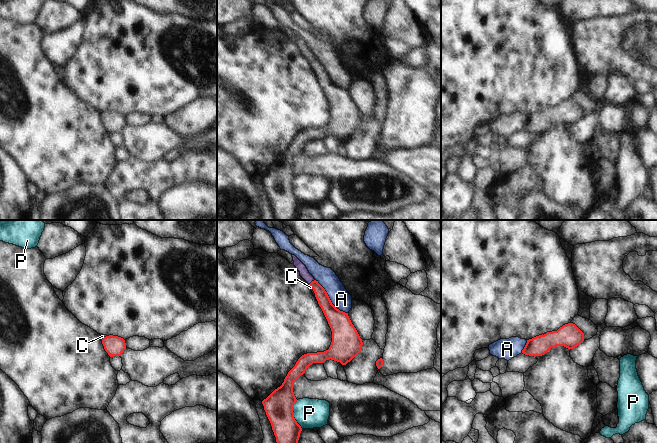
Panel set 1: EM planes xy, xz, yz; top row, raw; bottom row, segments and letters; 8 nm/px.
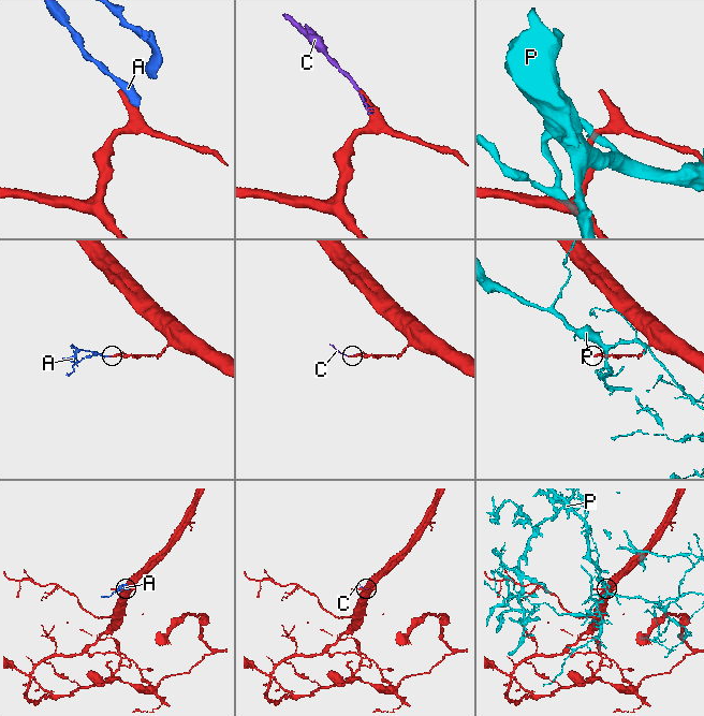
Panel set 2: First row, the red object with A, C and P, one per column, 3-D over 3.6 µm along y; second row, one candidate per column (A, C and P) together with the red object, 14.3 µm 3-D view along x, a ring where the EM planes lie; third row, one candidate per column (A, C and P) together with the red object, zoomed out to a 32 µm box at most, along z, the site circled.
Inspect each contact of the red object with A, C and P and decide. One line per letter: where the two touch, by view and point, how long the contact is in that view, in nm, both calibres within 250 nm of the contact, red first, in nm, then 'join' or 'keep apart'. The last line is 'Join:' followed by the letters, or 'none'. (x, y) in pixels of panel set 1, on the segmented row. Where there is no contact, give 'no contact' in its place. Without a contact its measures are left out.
A: meets red in xz at (329, 299); contact 380 nm long; 180 nm thick on the red side, 160 nm on the other; keep apart
C: meets red in xz at (311, 282); contact 60 nm long; 100 nm thick on the red side, 80 nm on the other; join
P: meets red in xz at (293, 414); contact 240 nm long; 220 nm thick on the red side, 240 nm on the other; keep apart
Join: C

